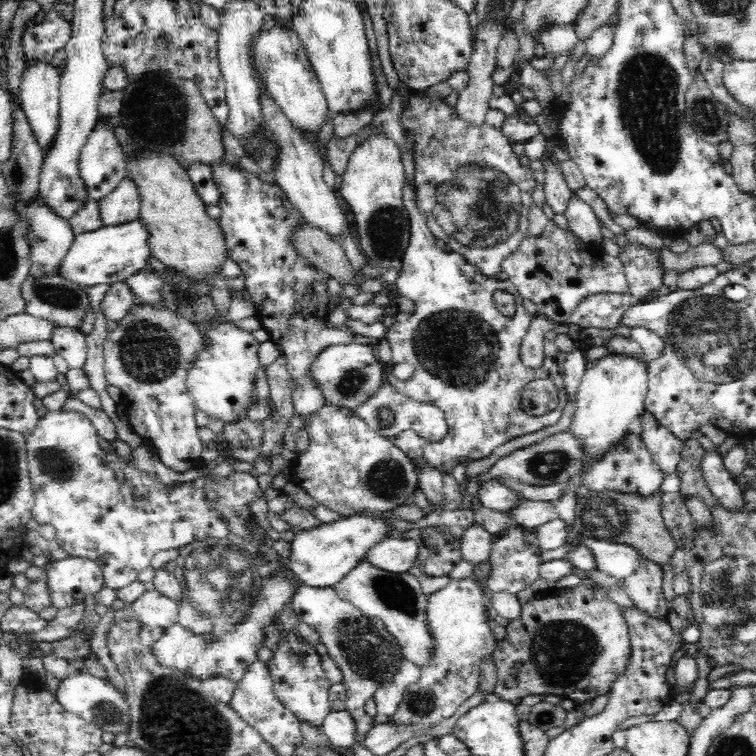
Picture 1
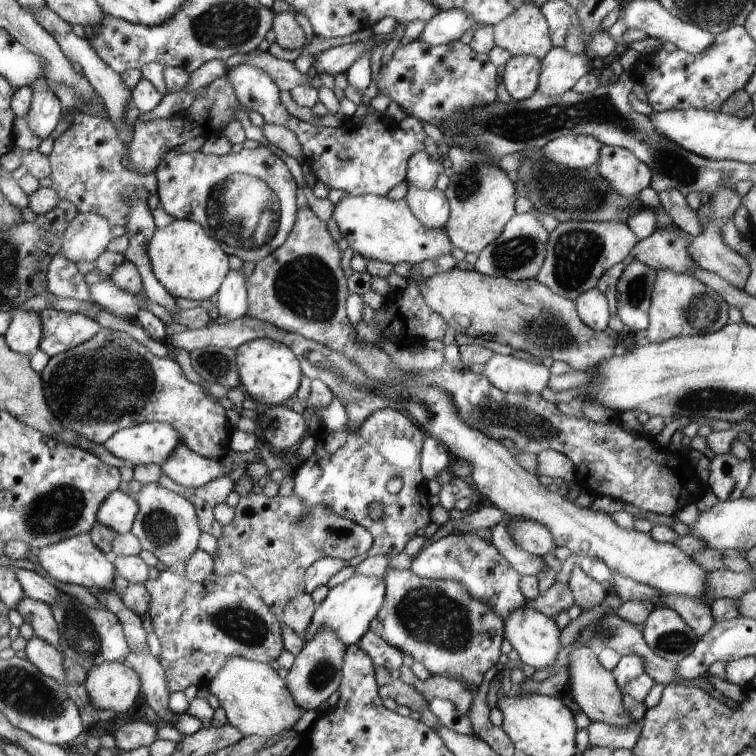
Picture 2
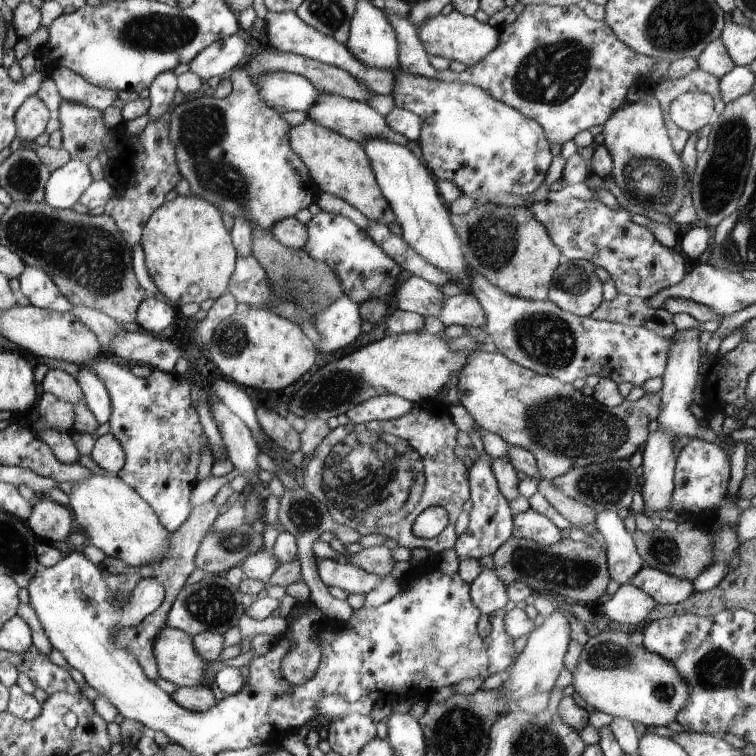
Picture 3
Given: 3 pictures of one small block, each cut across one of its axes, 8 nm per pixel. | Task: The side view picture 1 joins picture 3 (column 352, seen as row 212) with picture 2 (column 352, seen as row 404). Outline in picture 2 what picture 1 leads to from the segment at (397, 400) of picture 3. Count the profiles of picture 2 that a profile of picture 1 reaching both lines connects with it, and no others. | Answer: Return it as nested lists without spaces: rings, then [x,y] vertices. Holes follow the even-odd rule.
[[[338,397],[332,403],[321,409],[314,409],[312,412],[321,421],[318,433],[314,434],[314,453],[302,461],[293,472],[294,488],[293,493],[301,499],[307,500],[309,505],[315,507],[322,505],[332,509],[337,515],[355,521],[363,525],[375,537],[371,549],[364,554],[355,556],[354,559],[324,558],[318,559],[306,572],[306,592],[311,594],[318,586],[326,585],[328,580],[343,566],[356,566],[365,558],[381,554],[392,556],[400,554],[404,546],[416,536],[420,528],[425,528],[431,522],[431,504],[428,499],[428,484],[424,480],[423,472],[420,472],[420,450],[423,450],[423,442],[426,433],[422,426],[419,426],[408,414],[386,407],[373,412],[358,429],[349,426],[349,418],[346,405]],[[373,503],[380,503],[384,507],[385,516],[382,519],[374,520],[369,515],[369,508]]]

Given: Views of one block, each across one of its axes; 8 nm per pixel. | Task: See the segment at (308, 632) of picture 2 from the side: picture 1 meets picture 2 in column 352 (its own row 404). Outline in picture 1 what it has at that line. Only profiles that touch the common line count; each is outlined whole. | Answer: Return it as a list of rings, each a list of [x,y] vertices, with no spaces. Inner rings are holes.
[[[610,353],[596,362],[588,361],[577,390],[576,410],[570,424],[583,443],[586,460],[600,460],[614,441],[621,439],[645,410],[650,366],[634,356]]]

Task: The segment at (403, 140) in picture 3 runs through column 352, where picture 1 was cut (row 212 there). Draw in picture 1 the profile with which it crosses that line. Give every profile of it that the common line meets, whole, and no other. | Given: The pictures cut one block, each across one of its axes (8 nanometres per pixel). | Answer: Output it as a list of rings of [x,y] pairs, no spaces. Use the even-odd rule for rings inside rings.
[[[124,178],[110,194],[98,201],[104,226],[111,227],[140,219],[140,191],[132,179]]]

